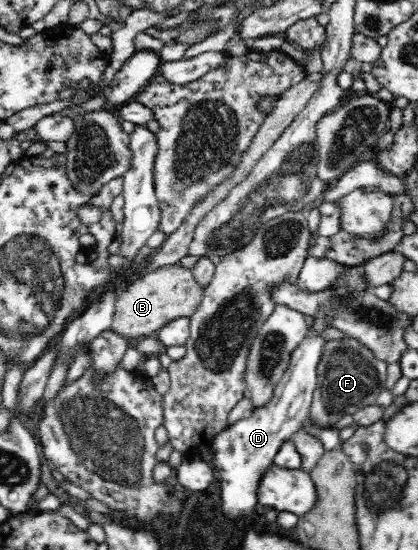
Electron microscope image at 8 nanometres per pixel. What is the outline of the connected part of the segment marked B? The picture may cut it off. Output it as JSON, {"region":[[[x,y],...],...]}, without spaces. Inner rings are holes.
{"region":[[[177,263],[148,269],[129,280],[119,293],[108,332],[120,336],[126,343],[155,336],[162,326],[176,317],[191,316],[202,299],[202,288],[194,282],[192,271]]]}

